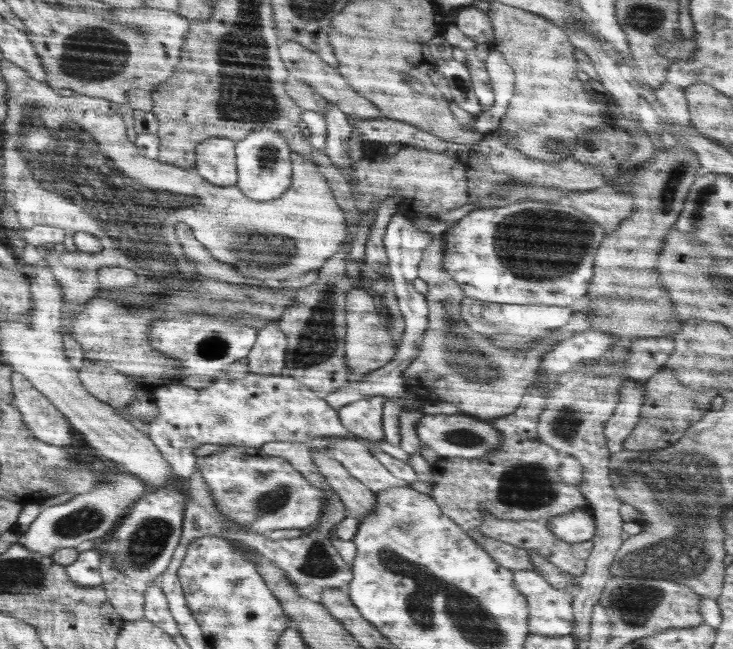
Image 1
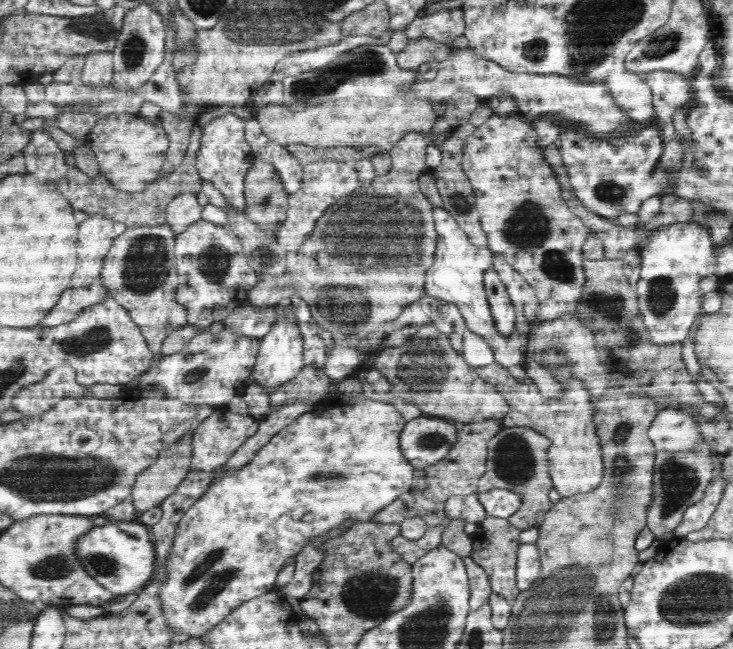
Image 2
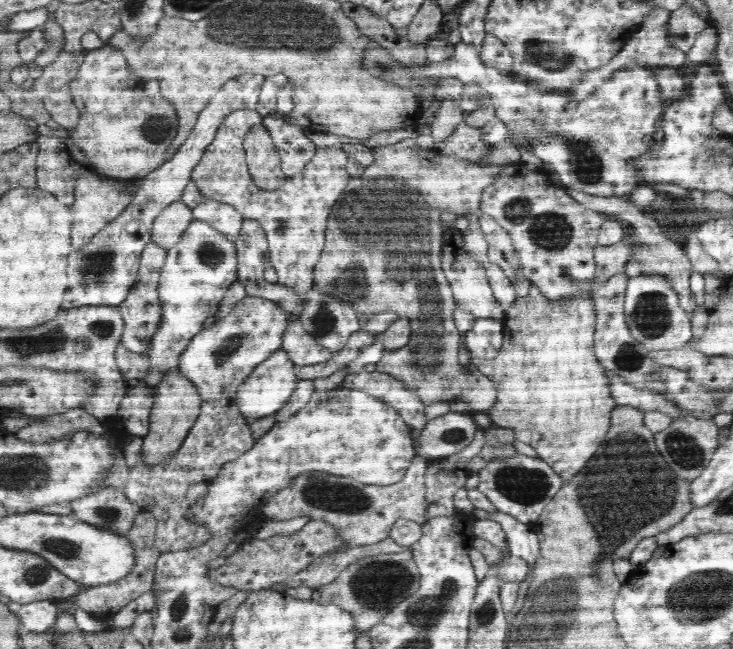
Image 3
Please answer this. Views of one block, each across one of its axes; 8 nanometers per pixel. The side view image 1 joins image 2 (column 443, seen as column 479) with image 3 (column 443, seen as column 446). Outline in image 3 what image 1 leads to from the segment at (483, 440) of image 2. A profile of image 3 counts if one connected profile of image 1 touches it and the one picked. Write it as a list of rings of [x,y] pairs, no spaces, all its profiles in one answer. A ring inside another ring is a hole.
[[[478,429],[464,450],[429,461],[425,476],[427,520],[432,520],[438,516],[450,518],[454,515],[456,510],[454,496],[458,490],[465,488],[466,480],[472,471],[468,462],[474,456],[478,456],[484,444],[486,444],[486,437],[484,432]]]

